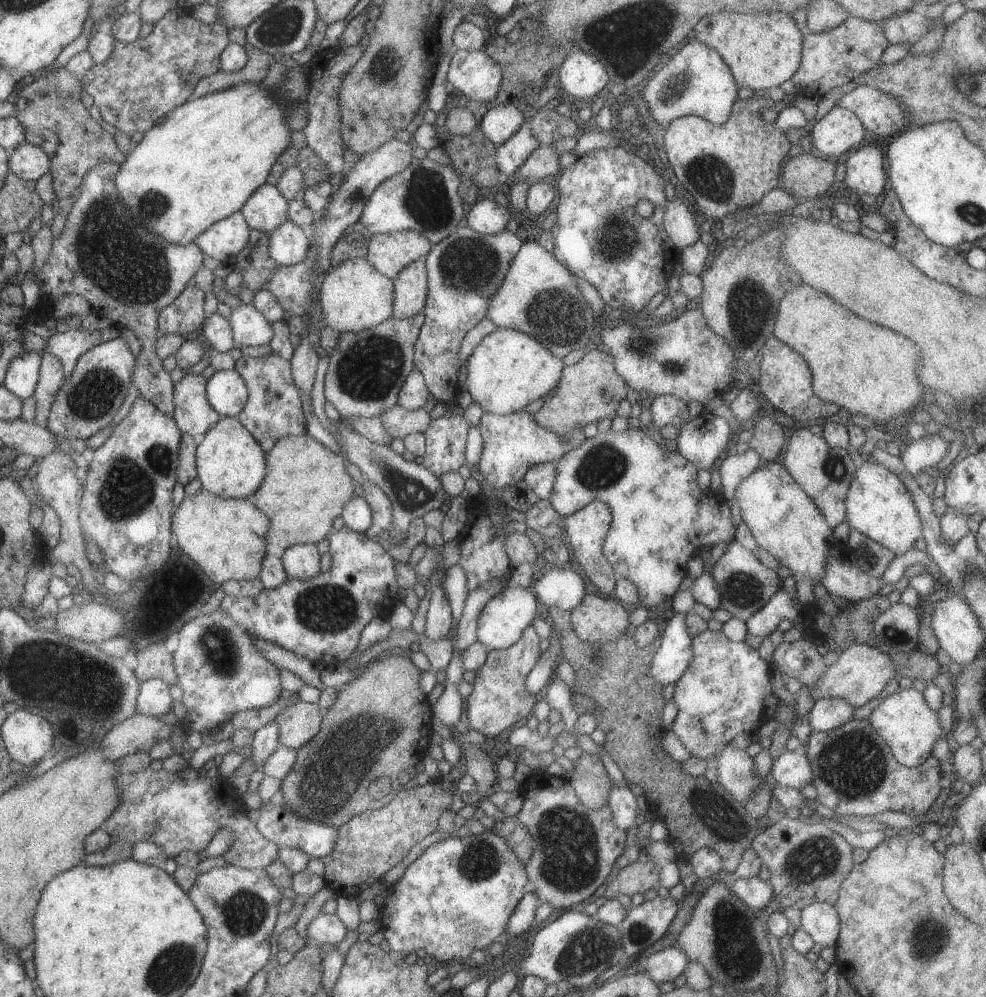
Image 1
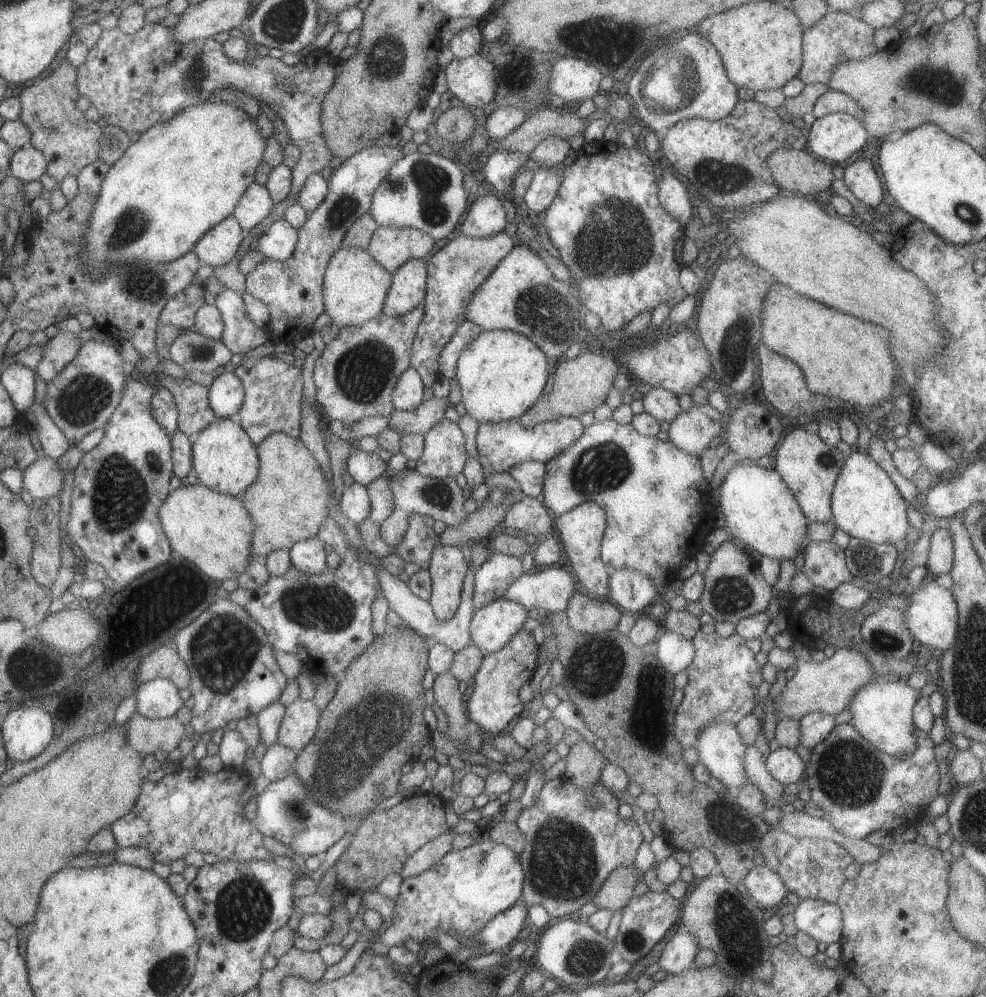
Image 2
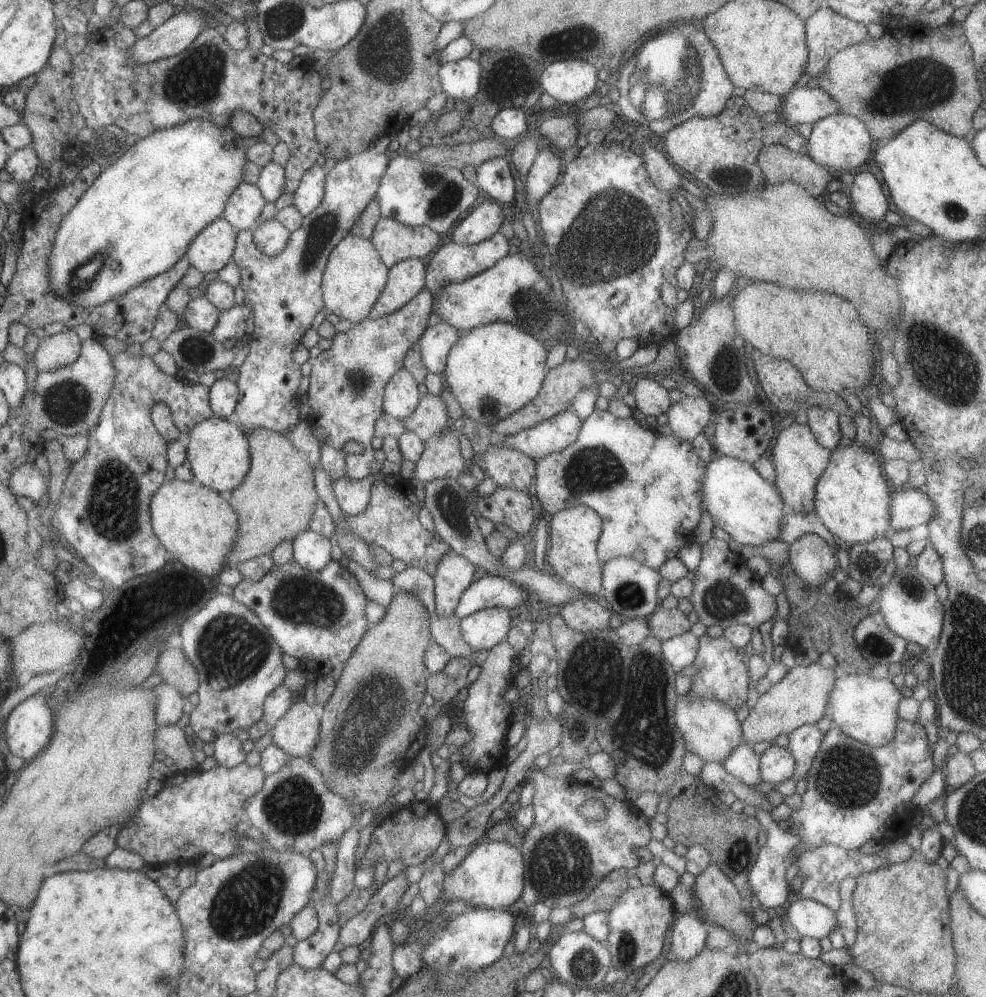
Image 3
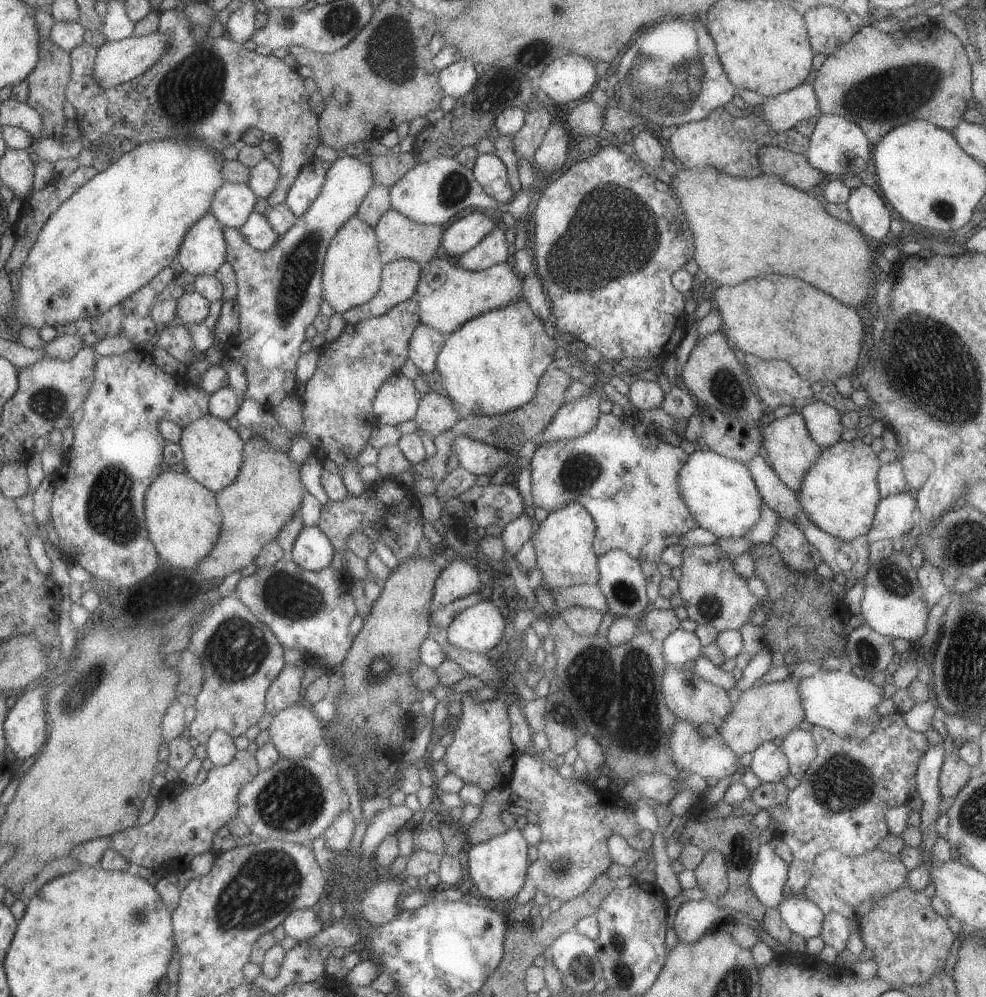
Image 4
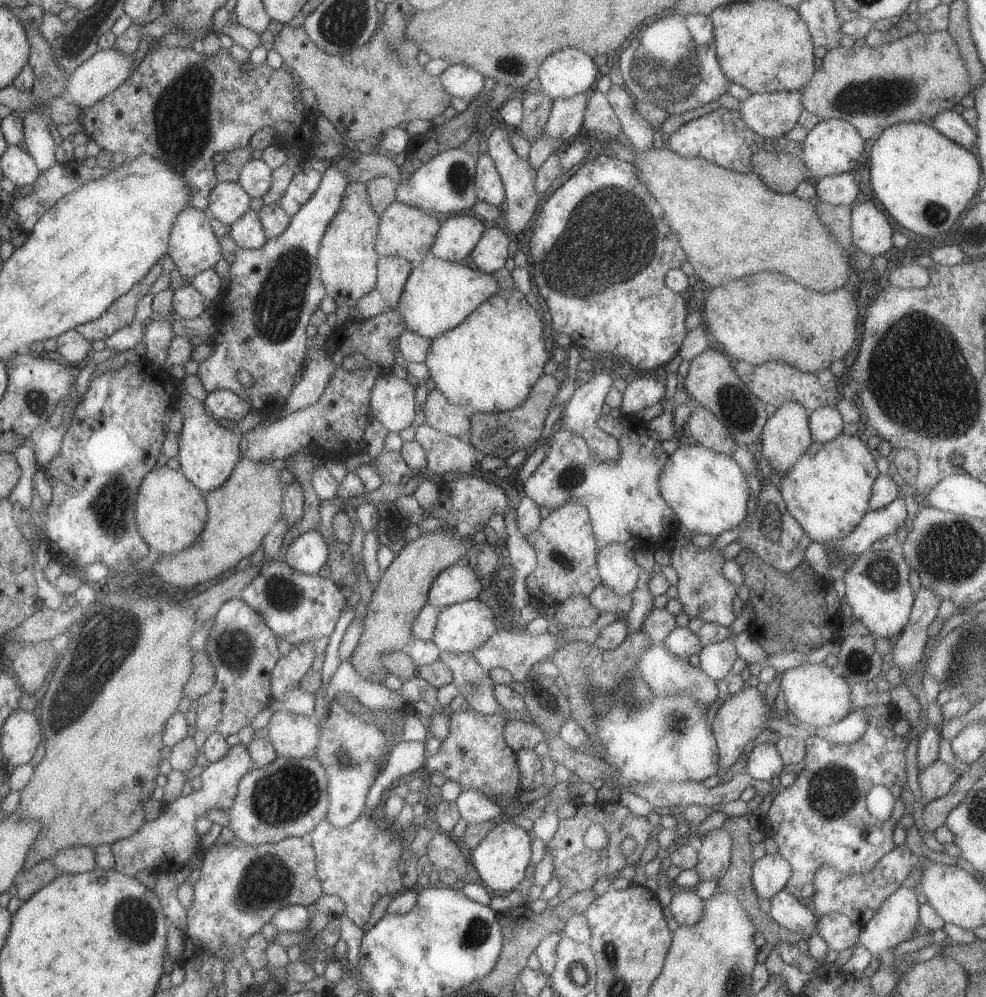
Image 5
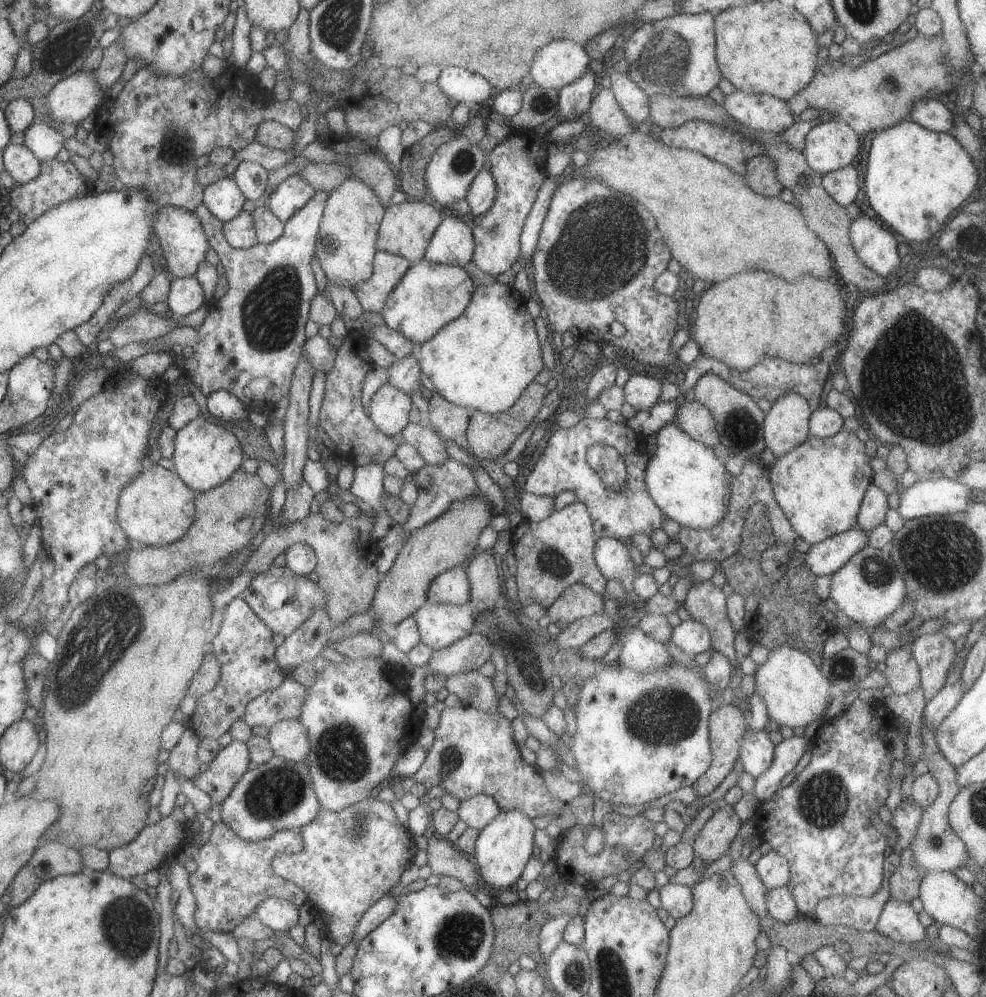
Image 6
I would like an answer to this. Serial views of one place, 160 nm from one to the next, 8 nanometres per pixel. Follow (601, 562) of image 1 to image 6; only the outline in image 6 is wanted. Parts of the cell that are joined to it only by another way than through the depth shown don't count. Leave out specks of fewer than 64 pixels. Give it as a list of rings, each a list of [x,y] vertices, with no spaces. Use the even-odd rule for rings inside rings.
[[[580,502],[571,503],[558,511],[552,512],[540,521],[522,520],[511,532],[510,542],[516,558],[517,597],[521,606],[538,604],[546,609],[567,588],[575,583],[584,584],[595,594],[603,595],[606,578],[601,574],[594,561],[593,551],[595,536],[592,522],[585,505]]]

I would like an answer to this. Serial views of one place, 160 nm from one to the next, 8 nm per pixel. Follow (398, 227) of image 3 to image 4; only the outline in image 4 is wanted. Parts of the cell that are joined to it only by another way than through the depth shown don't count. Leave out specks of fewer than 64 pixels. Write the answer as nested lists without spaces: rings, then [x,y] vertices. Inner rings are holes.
[[[391,208],[379,217],[373,229],[382,264],[399,259],[409,259],[420,265],[425,264],[435,257],[435,252],[439,250],[442,239],[441,230],[437,225],[416,223]]]

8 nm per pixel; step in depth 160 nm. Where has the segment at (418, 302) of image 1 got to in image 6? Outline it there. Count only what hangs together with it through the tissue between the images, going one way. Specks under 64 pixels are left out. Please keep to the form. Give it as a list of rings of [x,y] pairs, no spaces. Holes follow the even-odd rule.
[[[376,250],[372,260],[371,276],[353,288],[364,312],[380,313],[385,298],[410,266],[411,263],[402,256]]]

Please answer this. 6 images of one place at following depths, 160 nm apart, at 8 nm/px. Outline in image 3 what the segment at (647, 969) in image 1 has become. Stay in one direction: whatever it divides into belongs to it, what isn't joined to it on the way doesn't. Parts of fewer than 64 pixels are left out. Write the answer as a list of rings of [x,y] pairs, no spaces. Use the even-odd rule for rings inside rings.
[[[695,914],[679,916],[671,928],[669,957],[680,961],[691,960],[705,947],[707,926]]]

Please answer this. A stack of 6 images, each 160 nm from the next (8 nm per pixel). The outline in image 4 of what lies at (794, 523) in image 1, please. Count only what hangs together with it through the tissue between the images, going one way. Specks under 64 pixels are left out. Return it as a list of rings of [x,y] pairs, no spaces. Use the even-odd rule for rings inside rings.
[[[699,446],[688,454],[679,469],[678,480],[681,498],[692,518],[716,537],[743,537],[757,524],[762,500],[745,463]]]

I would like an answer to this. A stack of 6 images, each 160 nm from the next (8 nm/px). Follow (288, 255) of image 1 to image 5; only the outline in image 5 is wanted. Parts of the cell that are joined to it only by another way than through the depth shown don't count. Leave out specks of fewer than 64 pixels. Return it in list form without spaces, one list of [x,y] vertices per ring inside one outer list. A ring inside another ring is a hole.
[[[250,208],[230,226],[229,234],[233,242],[244,249],[259,248],[267,240],[258,214]]]

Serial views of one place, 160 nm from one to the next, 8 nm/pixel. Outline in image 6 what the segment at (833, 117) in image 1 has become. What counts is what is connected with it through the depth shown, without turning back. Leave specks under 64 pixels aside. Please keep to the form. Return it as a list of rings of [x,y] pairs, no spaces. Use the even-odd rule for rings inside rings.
[[[839,118],[821,122],[808,130],[802,149],[811,170],[825,173],[849,165],[859,150],[859,137]]]

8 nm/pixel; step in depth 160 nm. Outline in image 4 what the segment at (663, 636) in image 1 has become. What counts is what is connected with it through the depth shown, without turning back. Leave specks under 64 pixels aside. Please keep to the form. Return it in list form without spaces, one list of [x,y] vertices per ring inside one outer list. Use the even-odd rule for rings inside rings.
[[[681,628],[670,632],[662,640],[662,655],[667,665],[681,667],[685,662],[695,660],[701,652],[700,640],[692,631]]]

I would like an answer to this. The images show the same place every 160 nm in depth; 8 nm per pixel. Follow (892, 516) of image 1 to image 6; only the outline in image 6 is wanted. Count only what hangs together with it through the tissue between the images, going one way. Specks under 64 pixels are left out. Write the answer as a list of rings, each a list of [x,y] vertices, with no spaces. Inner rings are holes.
[[[839,430],[832,437],[807,438],[775,459],[765,470],[776,503],[805,542],[818,543],[856,525],[856,516],[867,485],[874,473],[869,466],[863,442],[852,432]]]

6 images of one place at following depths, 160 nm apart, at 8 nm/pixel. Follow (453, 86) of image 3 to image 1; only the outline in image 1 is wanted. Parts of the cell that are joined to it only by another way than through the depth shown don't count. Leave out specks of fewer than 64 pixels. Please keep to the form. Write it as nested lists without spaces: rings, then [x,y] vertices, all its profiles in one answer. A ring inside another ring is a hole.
[[[457,49],[451,56],[447,80],[471,101],[489,101],[499,90],[501,67],[483,51]]]

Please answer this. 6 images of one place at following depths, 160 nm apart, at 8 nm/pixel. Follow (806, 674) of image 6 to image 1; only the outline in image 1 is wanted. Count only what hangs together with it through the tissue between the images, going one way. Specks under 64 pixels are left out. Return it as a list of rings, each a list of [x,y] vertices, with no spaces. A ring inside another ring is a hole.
[[[911,686],[909,689],[898,688],[881,700],[867,719],[876,734],[890,748],[895,760],[906,767],[916,767],[931,754],[932,748],[939,739],[949,739],[943,732],[937,711],[934,711],[924,699],[923,693]]]

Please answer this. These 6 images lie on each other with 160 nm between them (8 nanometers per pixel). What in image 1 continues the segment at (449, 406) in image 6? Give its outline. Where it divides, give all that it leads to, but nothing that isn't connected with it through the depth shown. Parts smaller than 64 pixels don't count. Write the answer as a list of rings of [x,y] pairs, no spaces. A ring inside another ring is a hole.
[[[399,404],[393,405],[389,410],[382,412],[381,419],[385,432],[390,438],[403,438],[409,433],[424,433],[431,418],[425,410],[407,410]]]

